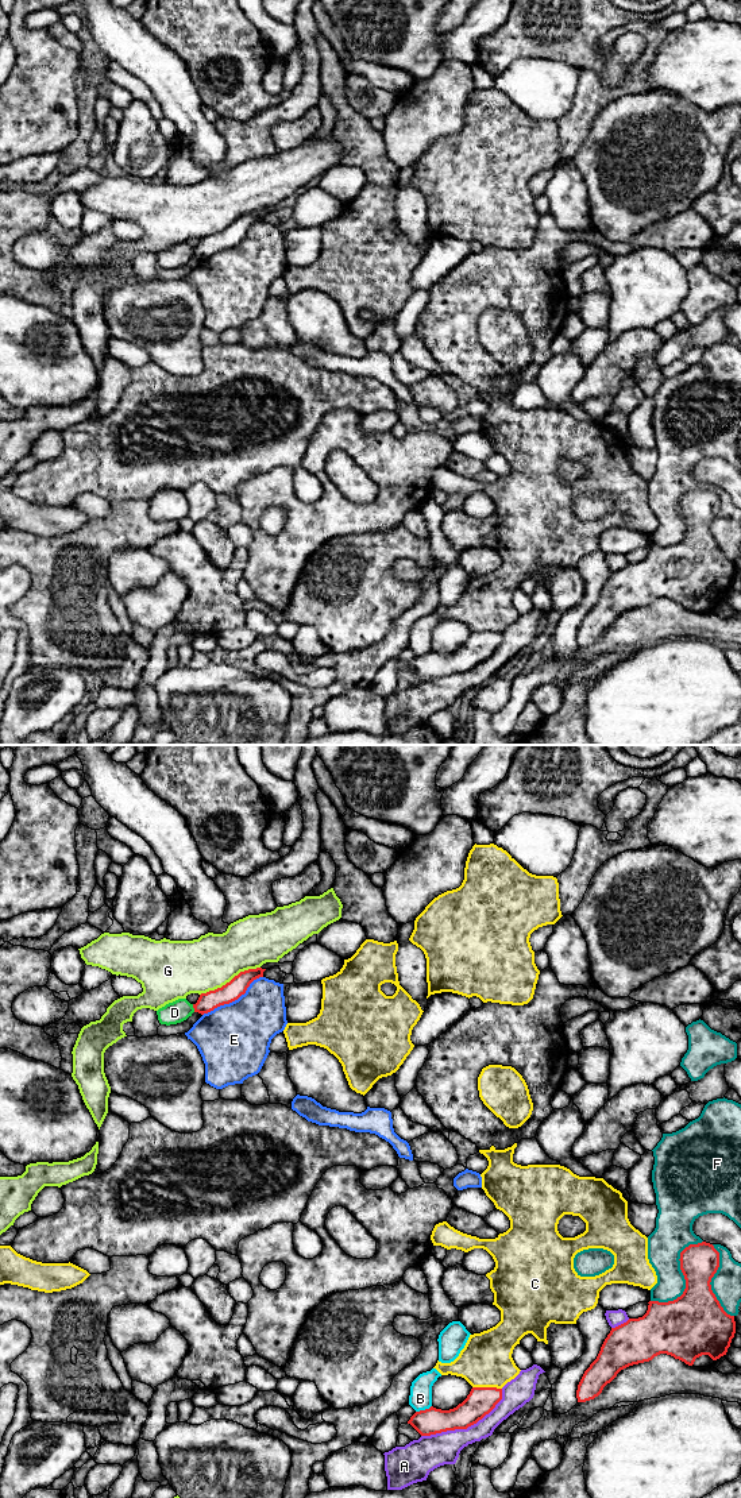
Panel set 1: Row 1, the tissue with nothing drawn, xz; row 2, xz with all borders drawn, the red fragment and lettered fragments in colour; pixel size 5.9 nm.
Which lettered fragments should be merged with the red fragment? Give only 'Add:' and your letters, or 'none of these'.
Add: none of these

